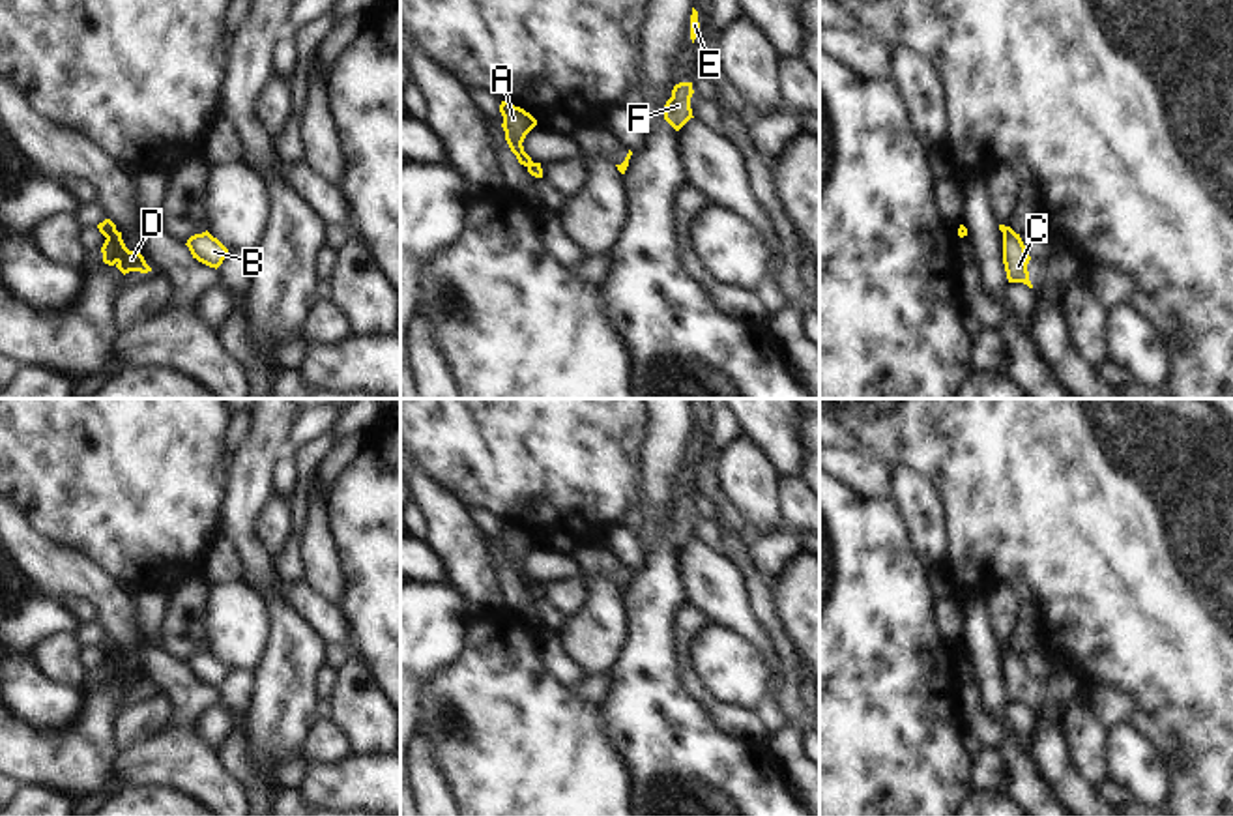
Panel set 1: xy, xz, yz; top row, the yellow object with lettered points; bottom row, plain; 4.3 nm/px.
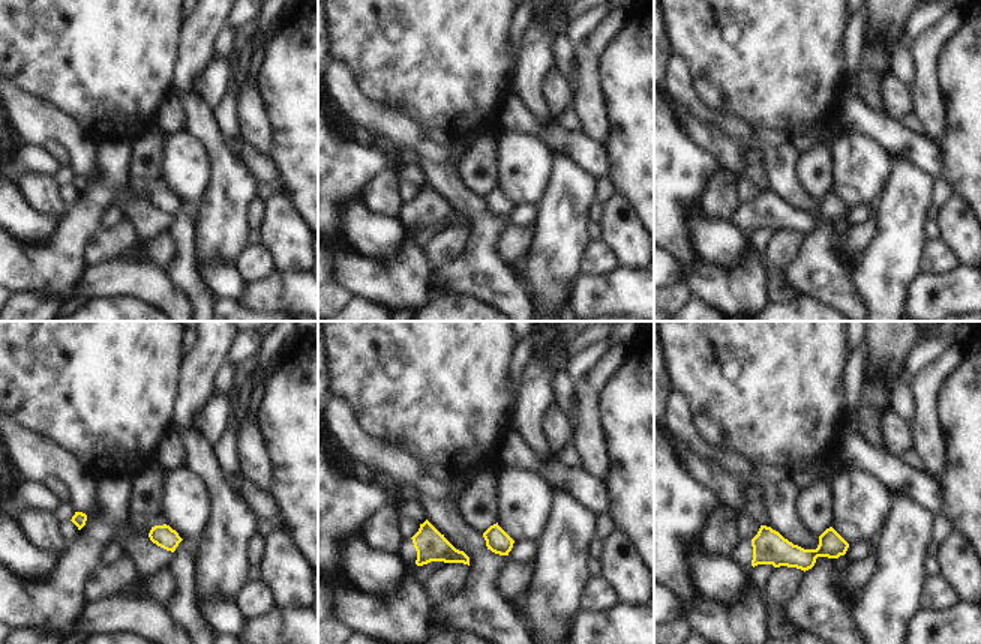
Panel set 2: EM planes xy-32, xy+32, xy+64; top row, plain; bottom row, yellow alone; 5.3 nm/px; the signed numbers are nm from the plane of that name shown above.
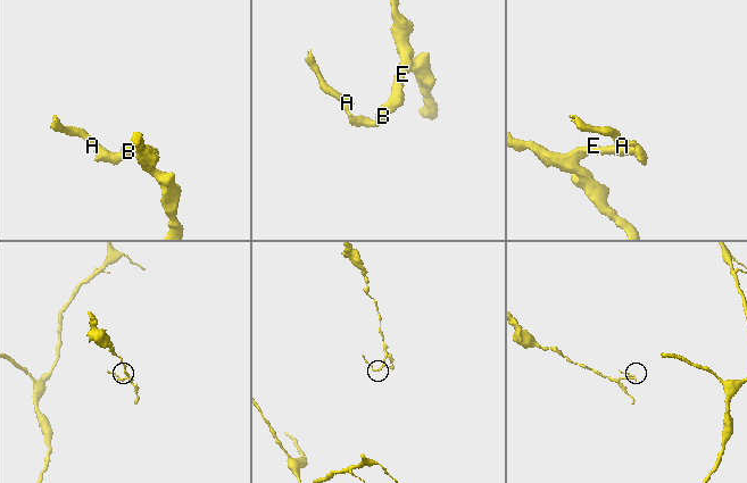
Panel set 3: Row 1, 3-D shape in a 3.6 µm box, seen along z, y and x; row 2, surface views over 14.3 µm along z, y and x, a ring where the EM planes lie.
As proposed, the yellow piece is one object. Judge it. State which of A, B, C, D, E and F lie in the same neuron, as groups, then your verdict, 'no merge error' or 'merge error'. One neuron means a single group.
A / B C D E F; merge error

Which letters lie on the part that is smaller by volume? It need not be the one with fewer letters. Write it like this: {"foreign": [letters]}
{"foreign": ["A"]}

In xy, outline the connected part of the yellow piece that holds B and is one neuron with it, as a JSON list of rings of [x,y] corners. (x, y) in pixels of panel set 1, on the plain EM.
[[[208,649],[191,655],[185,664],[189,666],[193,678],[215,689],[223,683],[228,674],[228,668]]]

